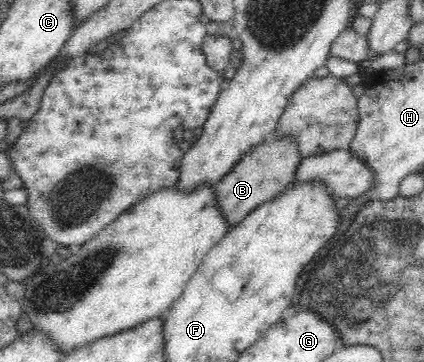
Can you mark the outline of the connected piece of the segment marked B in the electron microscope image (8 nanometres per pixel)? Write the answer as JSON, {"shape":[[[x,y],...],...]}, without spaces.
{"shape":[[[273,133],[261,144],[253,147],[234,169],[213,186],[215,207],[221,211],[221,217],[229,228],[239,224],[255,208],[278,197],[295,176],[295,168],[301,162],[299,149],[289,139],[277,139]]]}

